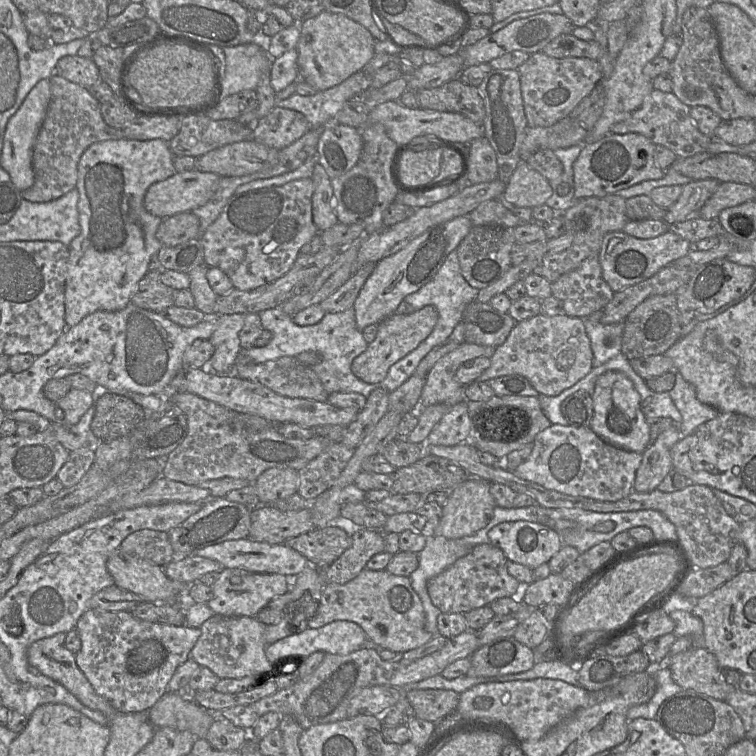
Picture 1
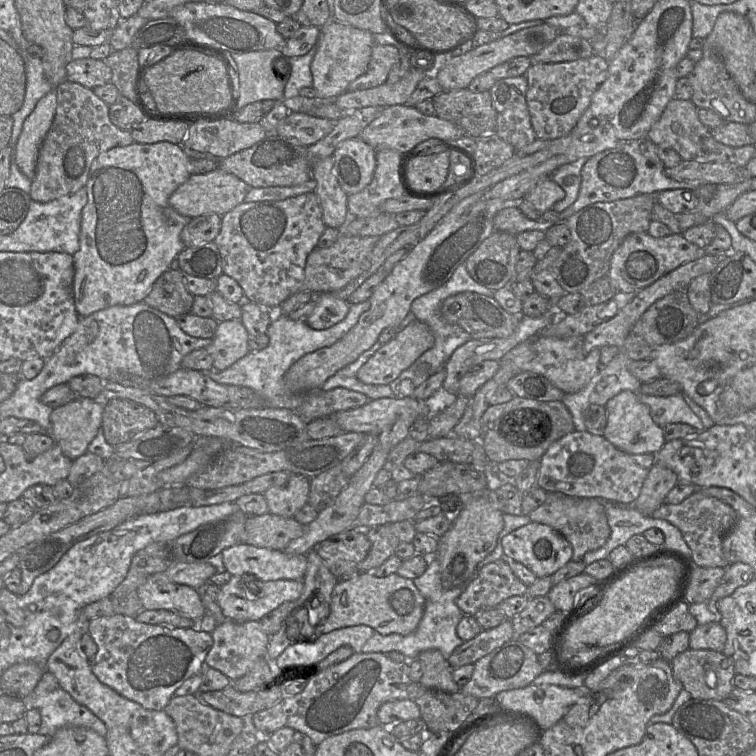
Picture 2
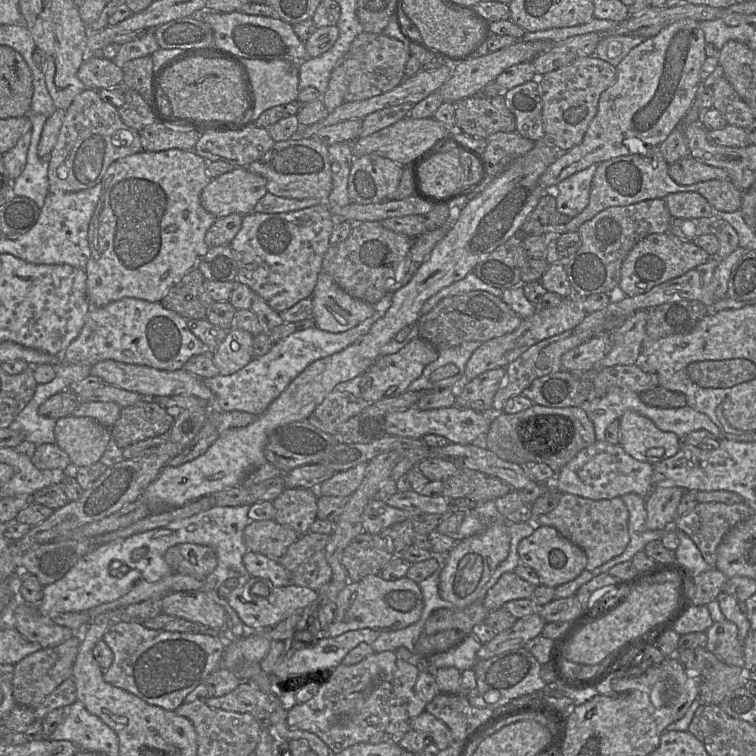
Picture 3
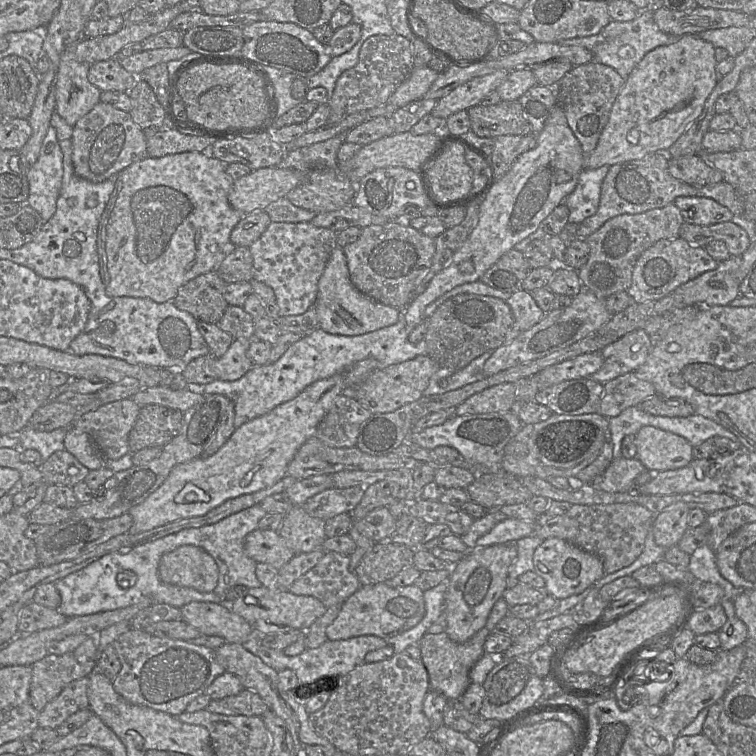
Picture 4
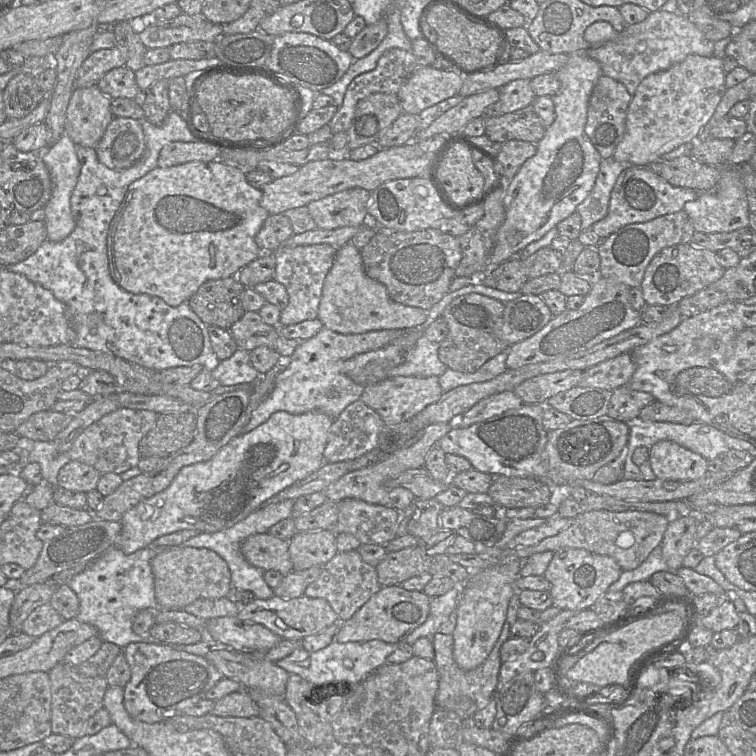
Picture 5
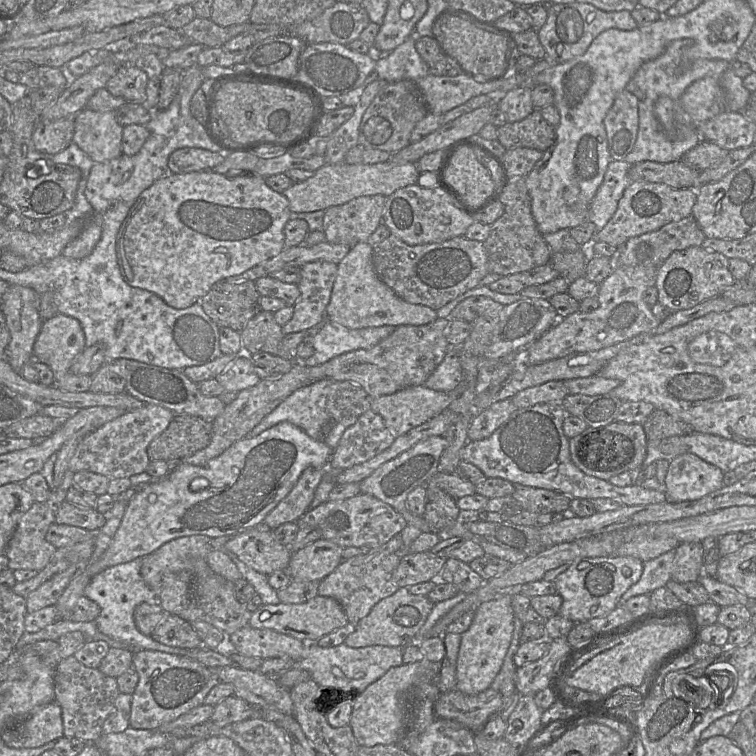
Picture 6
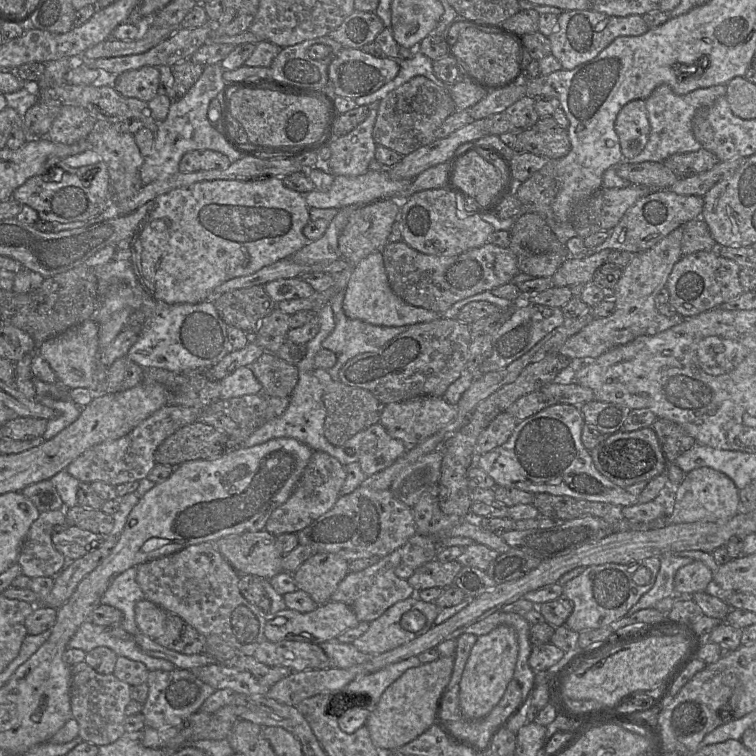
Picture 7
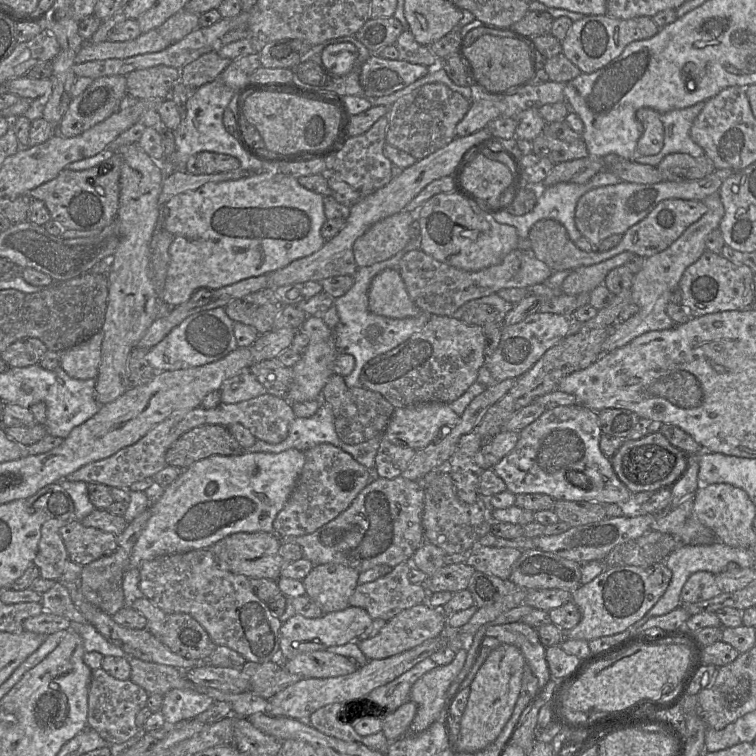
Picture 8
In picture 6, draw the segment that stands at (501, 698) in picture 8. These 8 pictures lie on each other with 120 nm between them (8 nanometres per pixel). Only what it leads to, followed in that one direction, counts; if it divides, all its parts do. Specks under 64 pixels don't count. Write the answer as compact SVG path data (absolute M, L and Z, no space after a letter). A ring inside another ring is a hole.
M510 594L484 602L475 611L470 627L461 634L456 664L457 690L468 695L475 695L491 686L502 667L512 640L513 615Z

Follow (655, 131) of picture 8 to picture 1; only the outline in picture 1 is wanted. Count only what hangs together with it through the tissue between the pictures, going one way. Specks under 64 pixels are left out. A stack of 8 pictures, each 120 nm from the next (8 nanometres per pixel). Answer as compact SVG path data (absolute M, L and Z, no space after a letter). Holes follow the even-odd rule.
M541 51L530 54L517 71L529 127L550 127L567 118L603 79L598 60L555 58Z

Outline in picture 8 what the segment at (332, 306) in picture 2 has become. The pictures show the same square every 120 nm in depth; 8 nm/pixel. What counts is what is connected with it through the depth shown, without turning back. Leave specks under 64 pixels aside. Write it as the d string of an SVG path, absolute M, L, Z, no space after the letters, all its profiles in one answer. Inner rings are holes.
M396 269L377 274L368 290L369 309L388 318L415 317L423 311L411 300L405 283Z

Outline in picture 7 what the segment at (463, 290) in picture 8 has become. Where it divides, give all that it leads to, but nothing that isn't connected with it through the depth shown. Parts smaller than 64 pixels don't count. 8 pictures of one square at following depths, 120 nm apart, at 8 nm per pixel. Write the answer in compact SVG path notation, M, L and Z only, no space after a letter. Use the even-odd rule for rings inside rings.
M404 241L388 242L381 251L393 292L405 302L442 315L456 302L513 282L520 274L515 254L508 247L487 243L451 256L422 253Z

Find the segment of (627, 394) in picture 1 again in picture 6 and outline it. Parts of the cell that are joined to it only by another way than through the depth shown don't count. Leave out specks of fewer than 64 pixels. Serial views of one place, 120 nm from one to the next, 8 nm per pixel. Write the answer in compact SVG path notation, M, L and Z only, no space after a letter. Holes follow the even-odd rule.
M684 453L669 461L665 477L666 502L698 500L724 486L724 472L692 453Z

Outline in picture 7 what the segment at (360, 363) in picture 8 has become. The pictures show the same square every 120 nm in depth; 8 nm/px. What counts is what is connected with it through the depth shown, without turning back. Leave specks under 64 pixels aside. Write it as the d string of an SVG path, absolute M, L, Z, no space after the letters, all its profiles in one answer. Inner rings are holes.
M349 265L347 269L336 273L338 274L338 291L329 301L329 303L331 303L334 313L335 328L332 333L322 342L322 348L331 350L337 356L337 362L335 366L328 370L329 374L334 380L338 380L339 370L348 360L359 354L375 351L397 335L403 333L408 327L378 326L363 322L358 319L350 319L349 317L347 317L343 310L343 301L345 296L345 288L350 278L353 266L354 265Z

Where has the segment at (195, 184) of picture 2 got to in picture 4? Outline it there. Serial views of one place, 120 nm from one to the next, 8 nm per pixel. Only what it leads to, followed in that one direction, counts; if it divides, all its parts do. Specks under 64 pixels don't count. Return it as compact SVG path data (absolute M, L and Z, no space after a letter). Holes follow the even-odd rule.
M284 167L252 170L233 181L228 194L231 206L243 215L262 212L272 202L303 182L303 174Z

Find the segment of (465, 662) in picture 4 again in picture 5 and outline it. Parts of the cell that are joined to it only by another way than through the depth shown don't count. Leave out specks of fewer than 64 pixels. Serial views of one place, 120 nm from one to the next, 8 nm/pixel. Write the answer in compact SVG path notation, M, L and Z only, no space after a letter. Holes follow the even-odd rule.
M452 612L449 618L440 626L438 633L432 636L434 646L434 663L436 665L439 680L436 694L437 706L445 707L446 701L454 696L468 696L476 705L476 711L485 707L492 698L499 680L499 672L502 665L500 657L501 646L494 646L486 660L478 667L471 670L460 668L453 657L453 636L452 633L456 627L457 615Z

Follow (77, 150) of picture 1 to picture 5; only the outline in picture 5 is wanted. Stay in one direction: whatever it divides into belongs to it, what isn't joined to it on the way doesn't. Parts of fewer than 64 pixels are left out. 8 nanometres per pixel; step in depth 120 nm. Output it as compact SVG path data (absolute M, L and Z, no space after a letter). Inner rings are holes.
M114 117L95 147L100 163L110 169L126 169L141 159L146 138L141 121Z

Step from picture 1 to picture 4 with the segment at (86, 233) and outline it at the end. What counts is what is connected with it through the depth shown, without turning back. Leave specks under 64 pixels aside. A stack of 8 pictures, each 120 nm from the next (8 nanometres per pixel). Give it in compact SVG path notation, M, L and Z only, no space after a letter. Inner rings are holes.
M183 152L183 153L177 153L177 154L170 154L166 156L162 156L159 158L152 158L147 156L146 158L136 161L124 170L122 170L120 173L116 175L116 182L115 182L115 188L113 193L111 194L111 197L106 205L106 208L101 216L99 226L98 226L98 232L97 232L97 252L99 256L99 265L100 265L100 275L101 279L105 285L106 292L110 296L126 296L126 297L141 297L141 298L149 298L157 303L164 303L164 302L170 302L173 301L175 298L178 289L187 283L189 280L197 277L200 274L215 271L217 267L221 264L221 262L225 259L227 255L229 255L236 246L231 242L230 235L232 230L235 228L235 226L239 223L239 221L247 215L243 215L240 211L234 209L228 200L228 194L230 191L230 188L233 183L233 179L228 175L226 171L226 165L221 162L220 160L213 157L208 152Z

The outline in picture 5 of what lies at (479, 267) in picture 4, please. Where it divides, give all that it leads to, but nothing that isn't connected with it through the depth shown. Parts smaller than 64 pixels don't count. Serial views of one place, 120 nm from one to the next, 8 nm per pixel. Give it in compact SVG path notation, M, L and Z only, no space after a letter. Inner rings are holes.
M583 53L571 54L568 63L556 72L561 88L553 97L555 120L537 144L536 154L525 161L518 173L505 186L505 220L497 231L493 248L486 259L485 273L492 272L501 263L518 255L528 244L541 239L548 231L556 228L559 222L576 212L577 206L592 191L602 157L587 136L585 125L591 93L602 75L600 64Z

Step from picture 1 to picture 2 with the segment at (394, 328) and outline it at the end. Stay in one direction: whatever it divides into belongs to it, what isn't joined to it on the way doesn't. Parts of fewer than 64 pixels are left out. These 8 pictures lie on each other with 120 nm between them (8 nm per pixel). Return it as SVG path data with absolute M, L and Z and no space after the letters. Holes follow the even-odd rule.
M415 319L360 367L357 378L369 385L389 385L433 345L432 330L427 324Z

